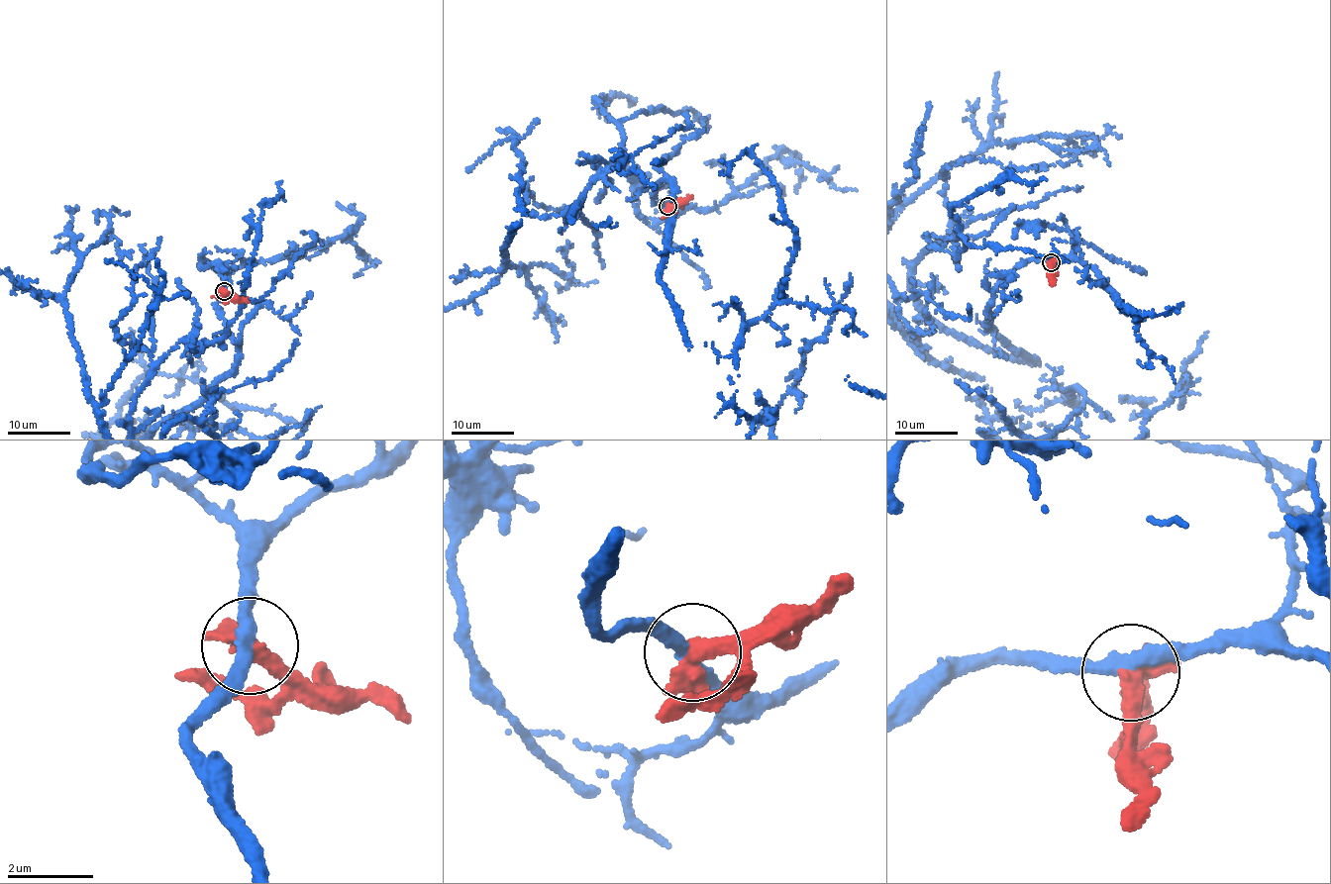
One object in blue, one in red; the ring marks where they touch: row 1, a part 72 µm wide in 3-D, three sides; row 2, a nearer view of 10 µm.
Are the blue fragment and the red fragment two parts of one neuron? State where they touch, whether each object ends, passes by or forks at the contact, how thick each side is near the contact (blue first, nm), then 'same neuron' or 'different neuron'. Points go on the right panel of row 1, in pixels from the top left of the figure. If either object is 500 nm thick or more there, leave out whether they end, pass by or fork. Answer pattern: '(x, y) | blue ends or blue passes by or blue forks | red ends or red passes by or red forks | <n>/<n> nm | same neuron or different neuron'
(1051, 262) | 320/550 nm | different neuron

